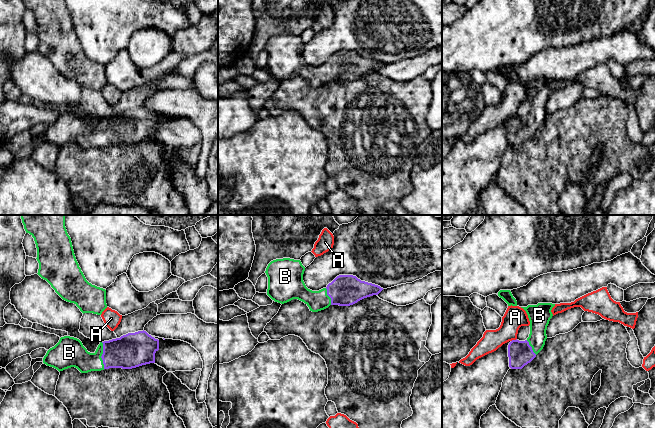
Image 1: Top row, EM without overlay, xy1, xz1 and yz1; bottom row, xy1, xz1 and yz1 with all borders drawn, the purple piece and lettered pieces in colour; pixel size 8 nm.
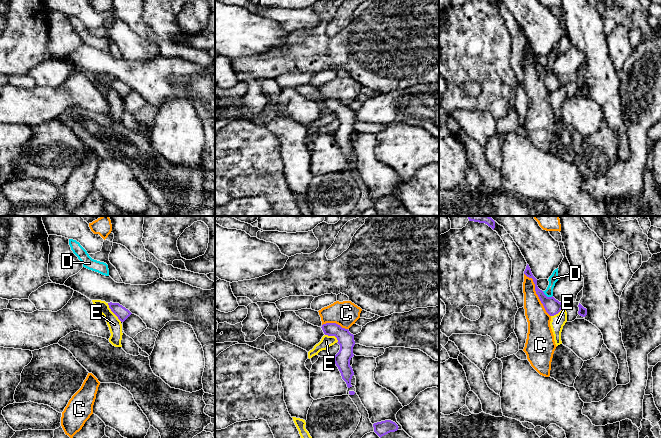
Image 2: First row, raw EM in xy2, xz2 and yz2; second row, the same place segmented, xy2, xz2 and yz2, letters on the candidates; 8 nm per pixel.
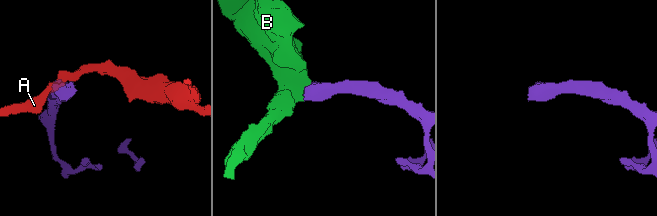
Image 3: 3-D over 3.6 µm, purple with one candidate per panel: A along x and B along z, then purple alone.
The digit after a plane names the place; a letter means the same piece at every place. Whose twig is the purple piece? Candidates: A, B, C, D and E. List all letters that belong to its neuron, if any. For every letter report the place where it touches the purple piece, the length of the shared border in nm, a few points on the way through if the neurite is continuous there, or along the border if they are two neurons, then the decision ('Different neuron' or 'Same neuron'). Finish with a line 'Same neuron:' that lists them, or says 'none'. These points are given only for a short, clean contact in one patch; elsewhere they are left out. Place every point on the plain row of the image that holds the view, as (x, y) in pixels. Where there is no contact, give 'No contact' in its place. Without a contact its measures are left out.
A: Touches purple at yz1 (513, 116). Shared border 50 nm. Boundary: yz1 (516, 114), (511, 117). Different neuron
B: Touches purple at xy1 (102, 131). Shared border 220 nm. Path across: xy1 (132, 126), (102, 131), (78, 133), (71, 129). Same neuron
C: Touches purple at yz2 (536, 69). Shared border 400 nm. Different neuron
D: Touches purple at yz2 (546, 72). Shared border 100 nm. Boundary: yz2 (542, 67), (547, 72), (552, 72). Different neuron
E: Touches purple at xy2 (112, 87). Shared border 190 nm. Boundary: xy2 (107, 79), (110, 86), (121, 97). Different neuron
Same neuron: B

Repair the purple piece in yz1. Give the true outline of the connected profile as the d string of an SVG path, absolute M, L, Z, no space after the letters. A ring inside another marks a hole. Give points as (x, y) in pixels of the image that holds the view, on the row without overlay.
M538 79L523 84L530 97L530 110L525 117L512 116L508 121L509 143L522 145L543 125L547 115L546 106L555 80Z

